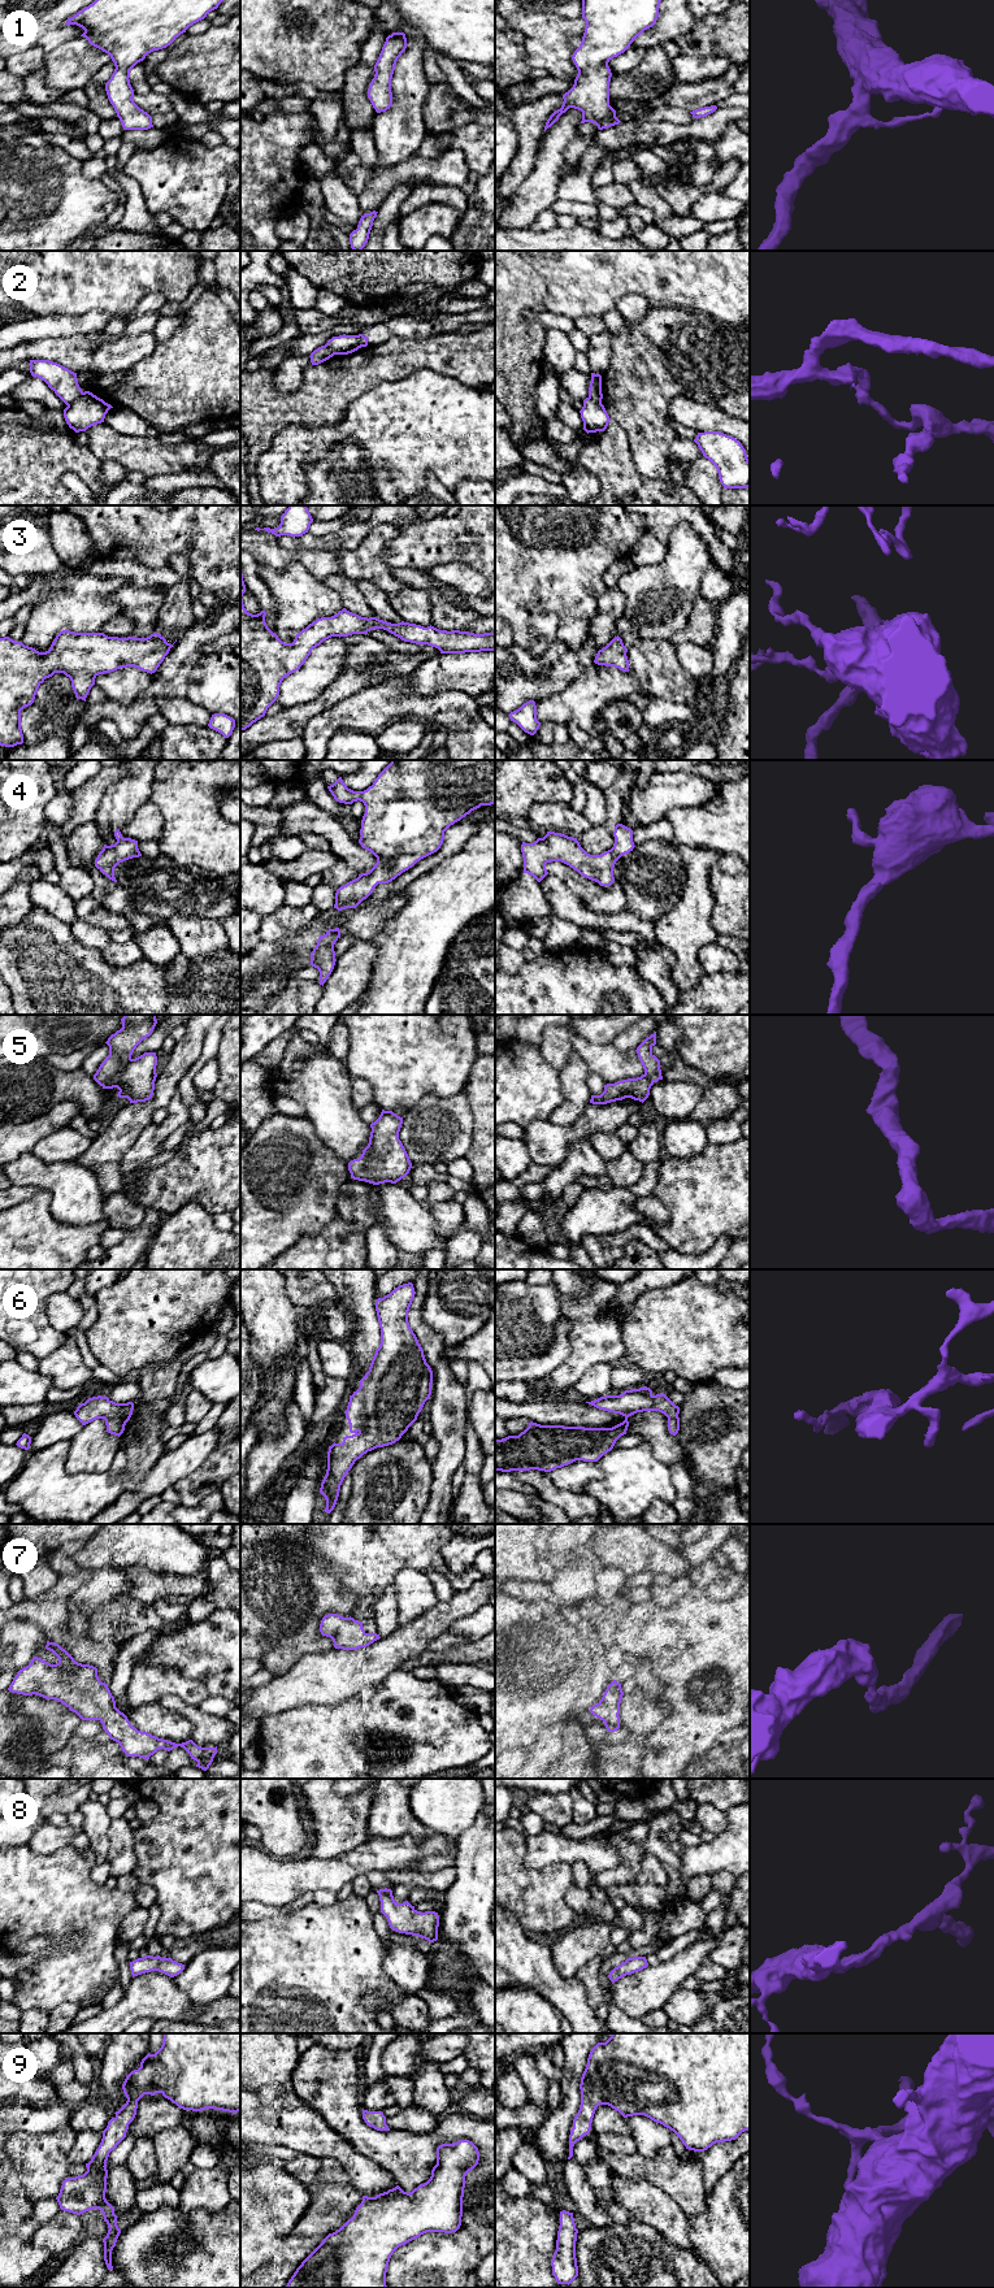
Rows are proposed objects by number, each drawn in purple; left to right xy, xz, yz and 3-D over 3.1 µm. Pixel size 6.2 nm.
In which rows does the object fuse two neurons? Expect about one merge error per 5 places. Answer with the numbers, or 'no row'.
2

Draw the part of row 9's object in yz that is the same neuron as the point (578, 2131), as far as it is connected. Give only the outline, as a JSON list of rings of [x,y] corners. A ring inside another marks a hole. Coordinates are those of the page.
[[[612,2033],[605,2042],[598,2042],[590,2052],[586,2068],[581,2078],[581,2106],[573,2119],[569,2135],[569,2157],[573,2146],[590,2133],[593,2118],[599,2105],[608,2105],[624,2118],[644,2115],[673,2131],[689,2150],[704,2152],[716,2142],[735,2140],[742,2132],[750,2131],[750,2033]]]

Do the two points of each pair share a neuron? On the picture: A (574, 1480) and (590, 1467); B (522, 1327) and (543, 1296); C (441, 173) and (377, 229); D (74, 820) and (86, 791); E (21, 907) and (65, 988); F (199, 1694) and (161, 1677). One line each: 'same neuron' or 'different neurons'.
A: same neuron
B: same neuron
C: different neurons
D: same neuron
E: different neurons
F: same neuron

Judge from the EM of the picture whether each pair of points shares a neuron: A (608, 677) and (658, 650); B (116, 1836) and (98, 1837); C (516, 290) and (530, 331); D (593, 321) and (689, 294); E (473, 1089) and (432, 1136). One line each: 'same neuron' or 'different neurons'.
A: different neurons
B: different neurons
C: same neuron
D: different neurons
E: different neurons

